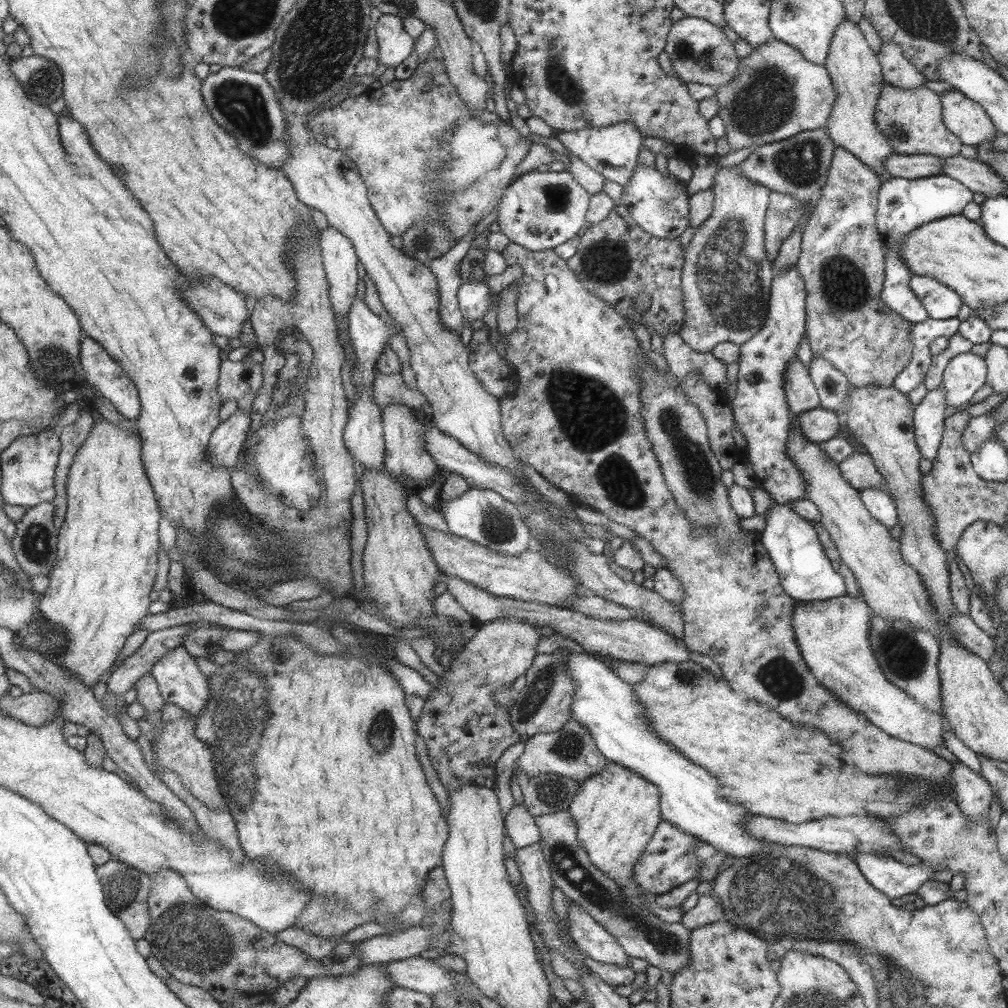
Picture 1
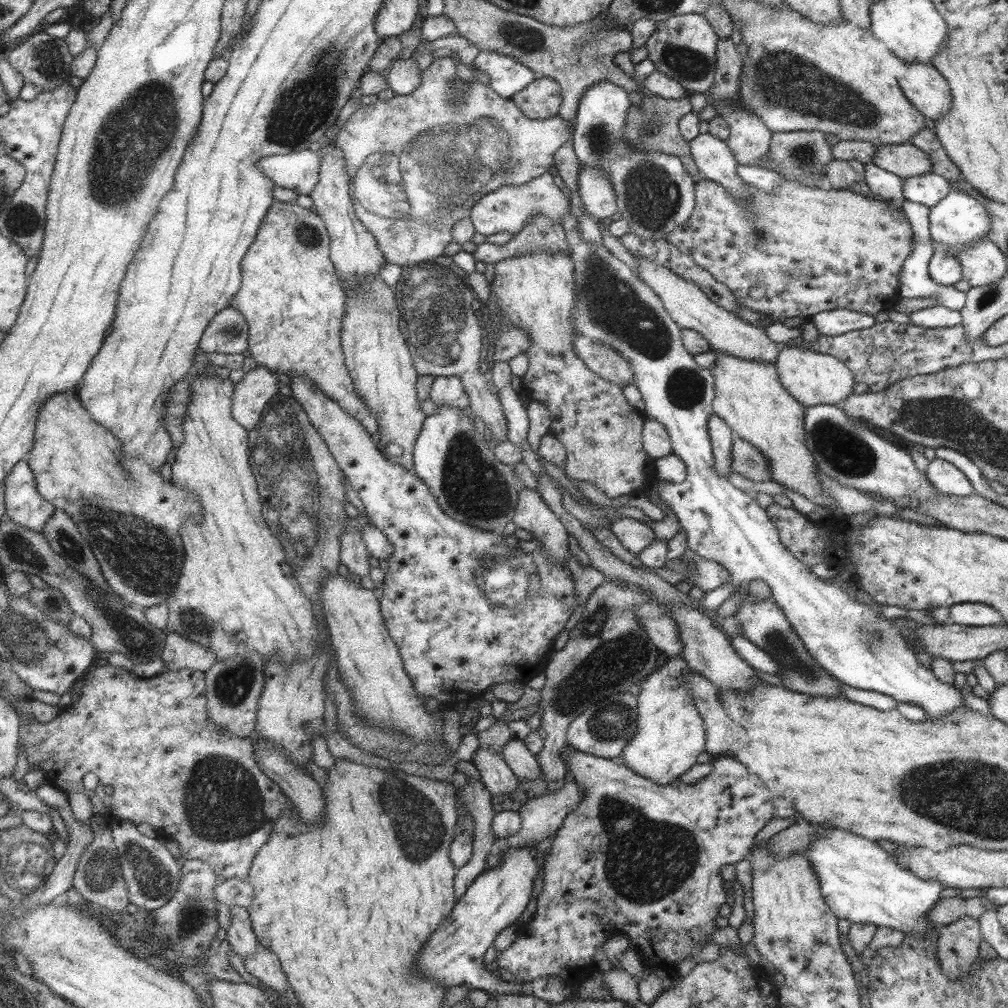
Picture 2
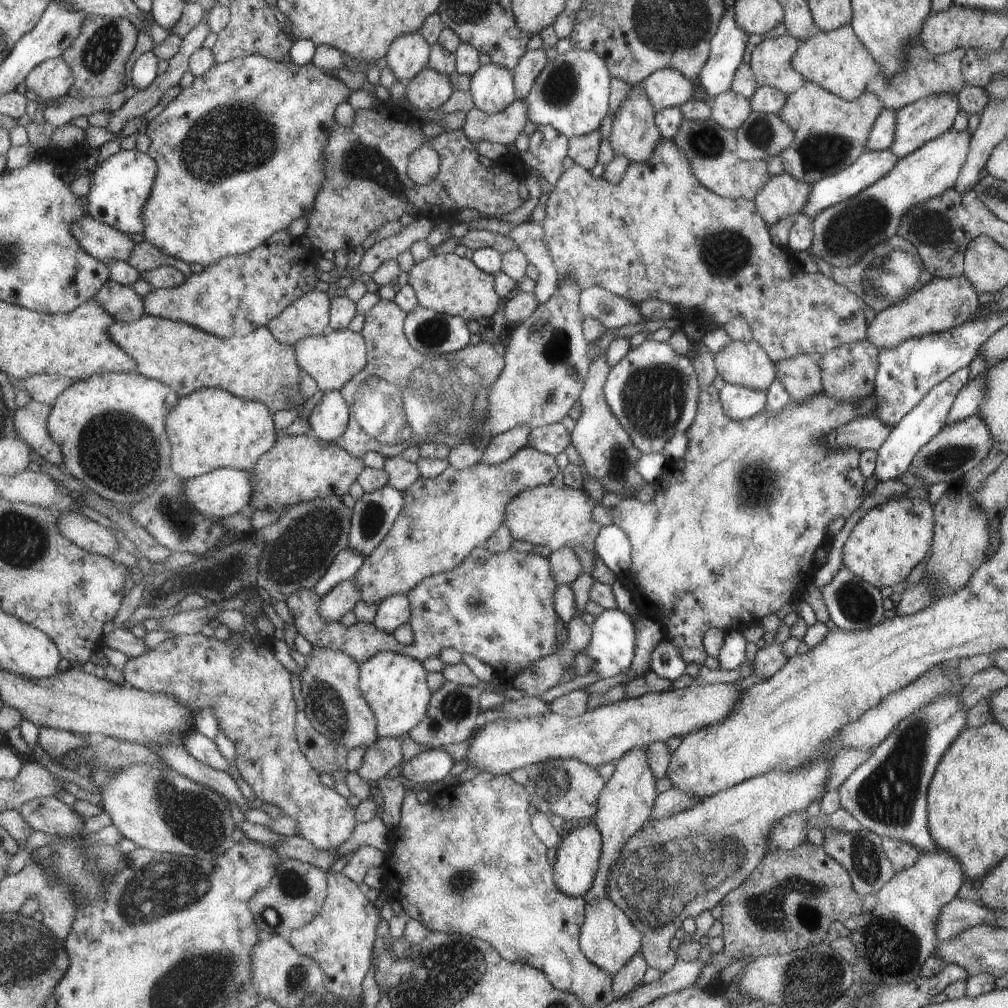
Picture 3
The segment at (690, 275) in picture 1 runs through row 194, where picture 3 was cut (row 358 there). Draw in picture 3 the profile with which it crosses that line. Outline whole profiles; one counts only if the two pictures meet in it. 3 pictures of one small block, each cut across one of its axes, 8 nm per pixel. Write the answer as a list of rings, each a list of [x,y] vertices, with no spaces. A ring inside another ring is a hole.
[[[731,341],[713,360],[716,374],[726,383],[766,391],[777,378],[774,363],[755,341]]]

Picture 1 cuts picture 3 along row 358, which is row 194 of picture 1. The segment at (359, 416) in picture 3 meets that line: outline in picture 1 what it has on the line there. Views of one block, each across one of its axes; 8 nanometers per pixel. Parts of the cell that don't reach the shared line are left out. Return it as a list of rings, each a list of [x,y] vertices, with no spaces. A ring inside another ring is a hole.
[[[431,58],[405,80],[393,79],[378,89],[368,89],[360,95],[347,97],[335,107],[321,109],[310,118],[306,128],[313,134],[321,132],[325,138],[335,138],[336,150],[350,157],[366,183],[366,197],[390,236],[401,236],[412,224],[416,224],[420,216],[430,212],[425,204],[432,202],[439,203],[440,210],[444,211],[444,228],[450,232],[453,244],[496,208],[506,186],[514,179],[515,168],[530,147],[524,136],[501,121],[495,113],[467,108],[455,85],[446,76],[445,66]],[[429,72],[433,72],[432,87],[423,91]]]

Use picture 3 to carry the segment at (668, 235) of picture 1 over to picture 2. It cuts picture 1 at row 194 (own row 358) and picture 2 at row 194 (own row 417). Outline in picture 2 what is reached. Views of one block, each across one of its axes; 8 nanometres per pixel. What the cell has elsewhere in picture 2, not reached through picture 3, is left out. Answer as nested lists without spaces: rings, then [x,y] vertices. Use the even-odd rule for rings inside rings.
[[[601,80],[586,88],[578,102],[570,141],[580,166],[599,168],[610,177],[618,213],[629,224],[629,233],[647,240],[665,239],[690,218],[696,180],[686,171],[680,157],[639,151],[622,138],[630,106],[626,90],[611,80]]]

